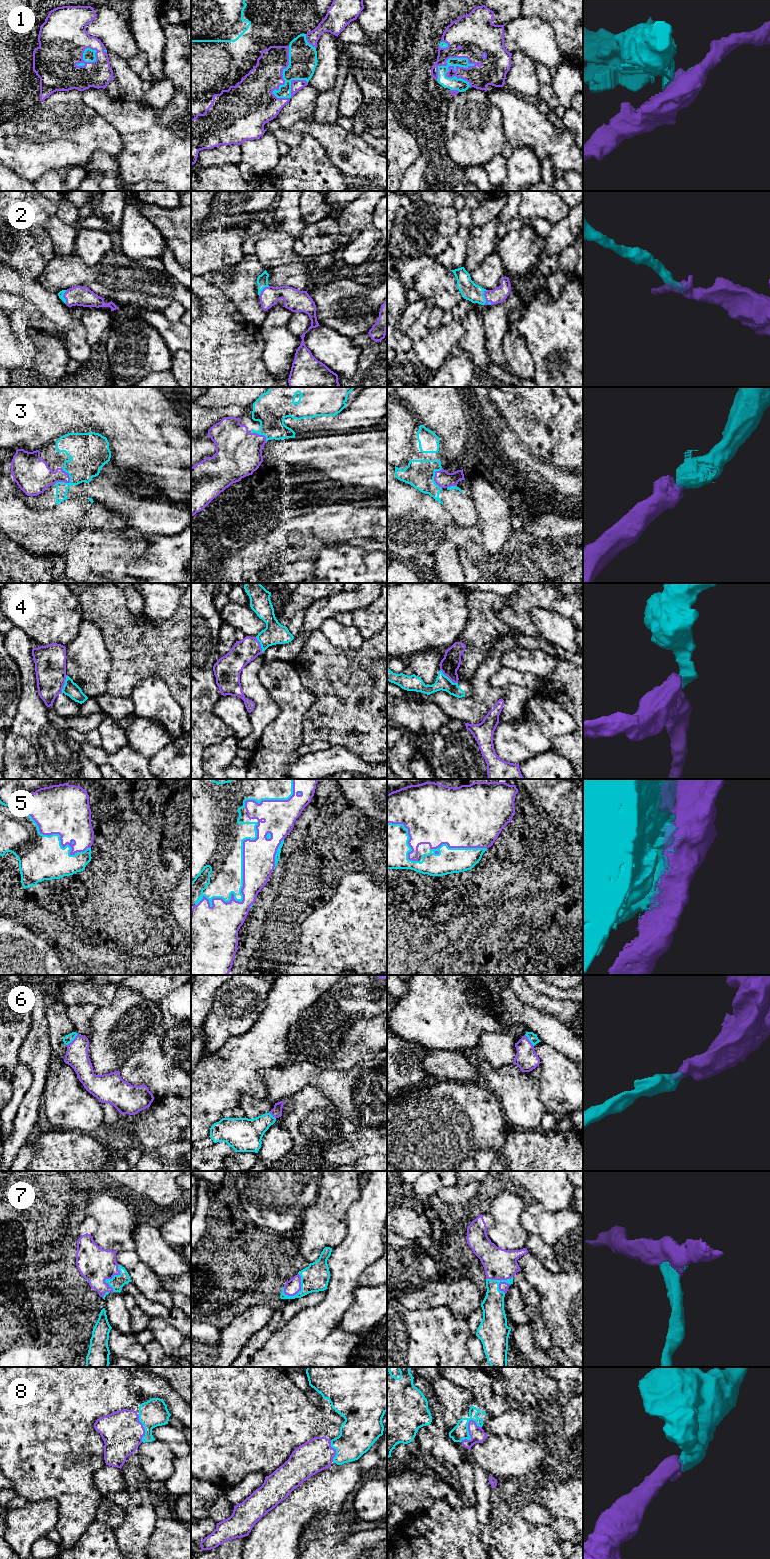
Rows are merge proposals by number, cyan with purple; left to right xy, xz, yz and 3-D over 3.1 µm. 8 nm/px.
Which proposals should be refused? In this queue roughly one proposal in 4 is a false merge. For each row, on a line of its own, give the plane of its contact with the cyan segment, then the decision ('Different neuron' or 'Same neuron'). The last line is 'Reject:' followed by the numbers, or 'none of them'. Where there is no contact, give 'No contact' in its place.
1: Touches cyan in yz. Different neuron
2: Touches cyan in yz. Same neuron
3: Touches cyan in xy. Same neuron
4: Touches cyan in yz. Different neuron
5: Touches cyan in xz. Different neuron
6: Touches cyan in xy. Same neuron
7: Touches cyan in yz. Same neuron
8: Touches cyan in yz. Same neuron
Reject: 1, 4, 5

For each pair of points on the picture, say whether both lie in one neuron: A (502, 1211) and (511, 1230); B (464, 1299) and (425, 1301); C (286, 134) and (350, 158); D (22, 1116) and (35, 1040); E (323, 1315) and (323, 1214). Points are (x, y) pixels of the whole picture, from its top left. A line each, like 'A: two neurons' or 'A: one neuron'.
A: one neuron
B: one neuron
C: one neuron
D: one neuron
E: two neurons

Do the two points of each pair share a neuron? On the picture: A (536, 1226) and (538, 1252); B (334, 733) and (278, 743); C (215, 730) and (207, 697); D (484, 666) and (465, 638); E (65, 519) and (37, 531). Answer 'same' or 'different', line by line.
A: different
B: different
C: same
D: different
E: same

